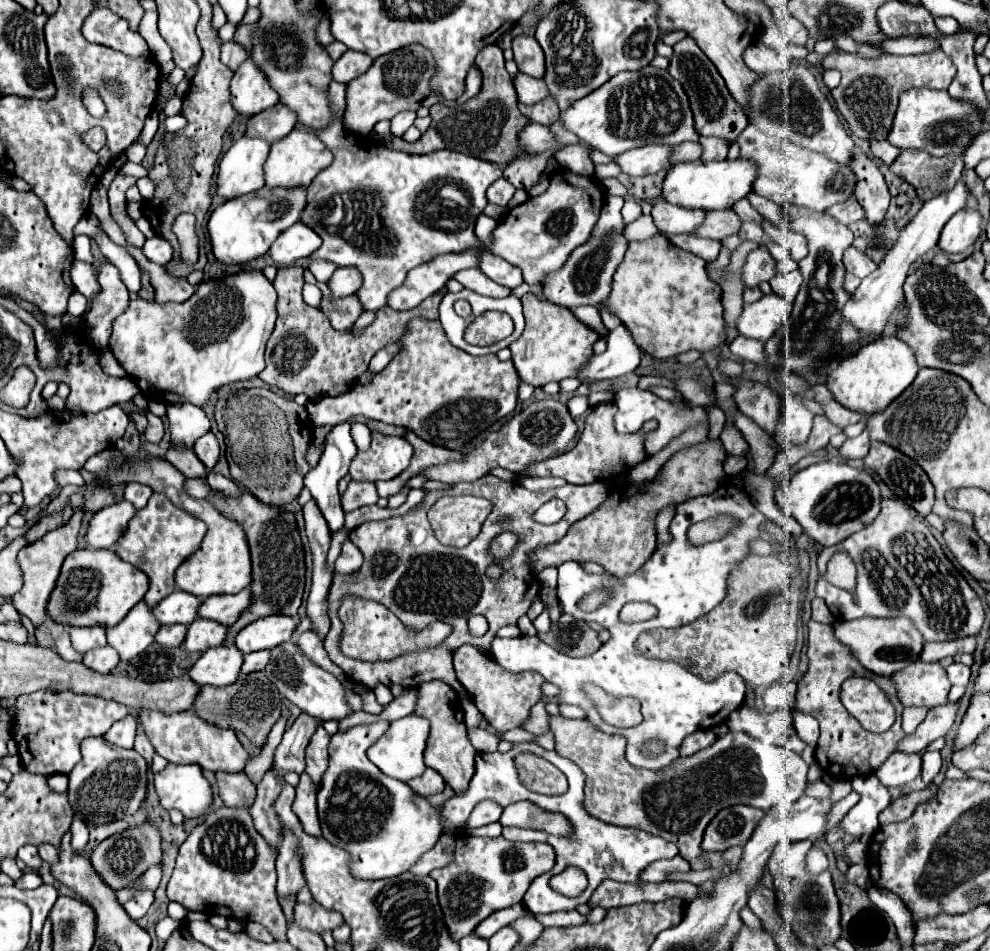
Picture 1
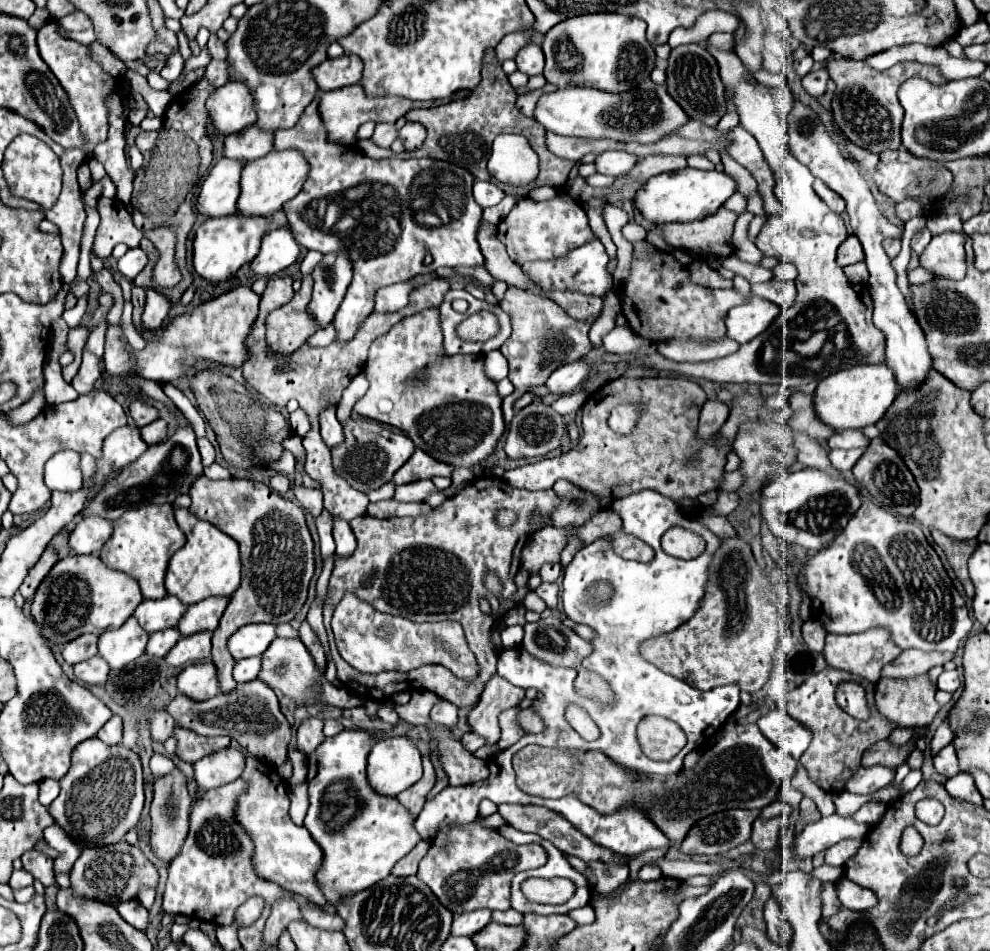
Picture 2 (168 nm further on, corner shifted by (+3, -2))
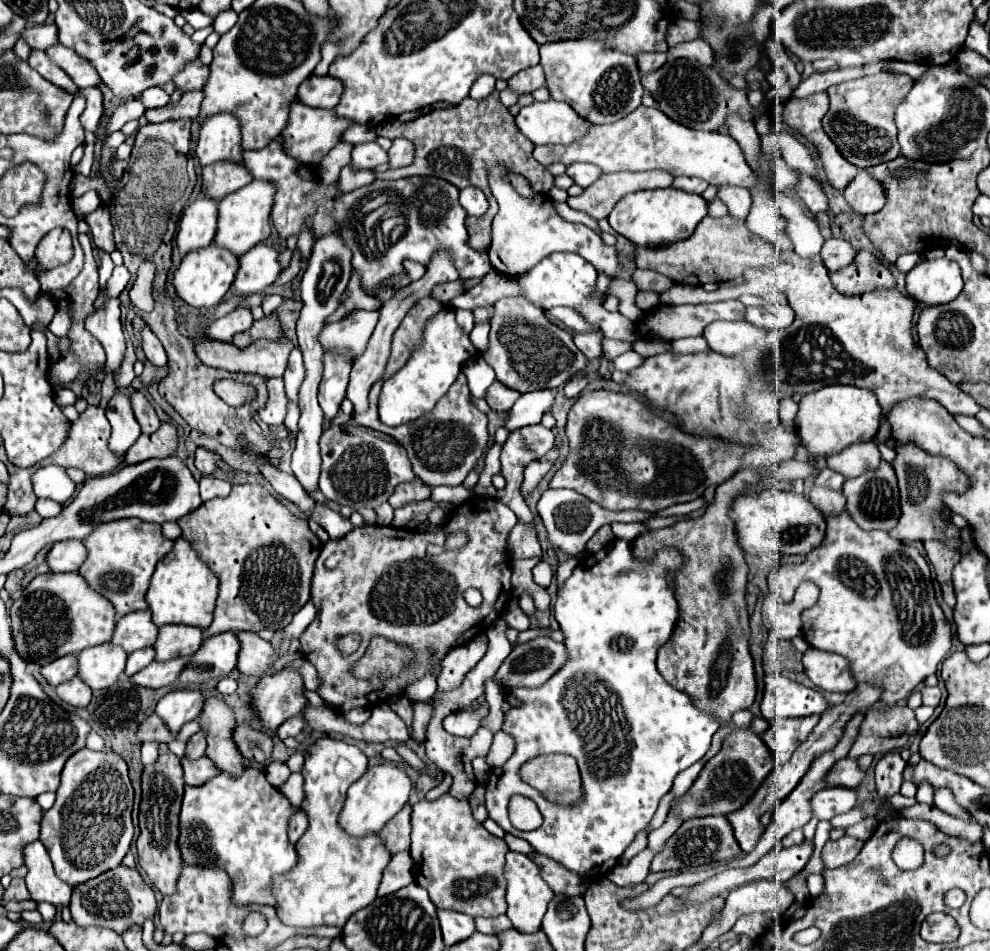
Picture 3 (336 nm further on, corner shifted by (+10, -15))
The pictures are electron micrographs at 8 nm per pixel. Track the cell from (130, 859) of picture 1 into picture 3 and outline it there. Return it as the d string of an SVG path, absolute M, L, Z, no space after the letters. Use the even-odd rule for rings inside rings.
M119 865L91 881L75 887L69 907L71 907L73 921L81 927L97 925L97 927L109 927L117 933L123 933L127 927L143 925L145 919L153 917L153 913L157 911L157 901L155 901L153 889L143 881L143 877L139 875L137 869Z

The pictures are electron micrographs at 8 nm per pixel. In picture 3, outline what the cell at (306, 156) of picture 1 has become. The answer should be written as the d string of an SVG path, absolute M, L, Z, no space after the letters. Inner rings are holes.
M251 181L247 187L241 187L239 191L233 191L219 203L219 227L215 235L215 245L225 247L233 251L235 255L247 253L257 243L265 241L271 233L271 207L275 201L275 185L269 181Z

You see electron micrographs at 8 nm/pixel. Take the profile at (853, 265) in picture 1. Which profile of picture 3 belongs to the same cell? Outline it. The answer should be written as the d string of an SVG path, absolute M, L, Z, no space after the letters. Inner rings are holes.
M827 239L823 249L821 249L821 257L825 267L829 269L829 273L835 273L843 267L847 267L847 263L851 263L851 259L855 259L857 251L851 247L851 243L843 241L843 239Z

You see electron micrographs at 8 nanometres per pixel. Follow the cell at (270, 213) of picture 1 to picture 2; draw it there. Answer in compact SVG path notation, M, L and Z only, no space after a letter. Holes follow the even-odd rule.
M232 214L230 218L212 218L206 220L194 236L192 244L192 264L198 276L202 276L208 282L224 282L230 276L238 272L240 266L250 262L258 250L260 240L268 230L268 218L242 218L238 214Z

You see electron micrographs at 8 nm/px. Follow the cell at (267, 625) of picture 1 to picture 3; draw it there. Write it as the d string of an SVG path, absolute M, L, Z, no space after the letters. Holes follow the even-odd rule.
M235 633L215 635L205 639L195 655L189 657L179 681L185 685L207 685L237 669L239 637Z

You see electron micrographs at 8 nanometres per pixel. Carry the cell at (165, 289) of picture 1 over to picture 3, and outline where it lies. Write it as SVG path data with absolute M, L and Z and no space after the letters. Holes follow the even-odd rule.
M147 325L141 329L141 347L145 351L145 357L155 367L163 367L167 363L167 355L165 355L165 349L163 349L161 341L155 337L155 333Z

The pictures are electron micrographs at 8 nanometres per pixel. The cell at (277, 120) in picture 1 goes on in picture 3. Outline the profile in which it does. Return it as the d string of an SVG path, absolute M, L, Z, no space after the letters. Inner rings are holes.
M243 161L239 163L213 163L203 169L203 191L205 195L221 201L231 191L253 181L253 175L247 173Z

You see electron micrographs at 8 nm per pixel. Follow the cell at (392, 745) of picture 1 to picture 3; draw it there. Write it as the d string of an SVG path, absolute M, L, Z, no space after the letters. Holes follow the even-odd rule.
M387 761L371 765L365 771L365 775L349 787L339 823L349 835L355 835L355 837L367 835L367 833L379 833L383 825L407 803L409 791L411 791L411 779L401 767Z

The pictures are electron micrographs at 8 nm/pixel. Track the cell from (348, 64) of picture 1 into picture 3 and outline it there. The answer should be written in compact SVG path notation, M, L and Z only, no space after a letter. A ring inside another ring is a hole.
M311 75L307 81L301 83L297 99L309 107L323 107L333 109L341 101L343 83L331 75Z

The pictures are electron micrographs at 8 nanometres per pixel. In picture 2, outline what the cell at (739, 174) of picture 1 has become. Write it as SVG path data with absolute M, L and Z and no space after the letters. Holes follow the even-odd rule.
M682 168L676 172L666 172L666 174L648 178L638 188L634 196L634 206L652 224L692 222L714 214L734 192L736 192L736 182L726 172L720 172L720 170L704 172L694 168Z

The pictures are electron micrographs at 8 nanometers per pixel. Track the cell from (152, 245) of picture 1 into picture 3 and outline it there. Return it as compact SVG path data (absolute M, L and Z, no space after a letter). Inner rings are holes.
M121 265L121 267L115 267L115 269L113 269L111 279L107 281L107 291L109 291L109 295L119 297L119 295L121 295L121 291L127 287L129 279L131 279L131 275L129 275L127 267L123 267L123 265Z

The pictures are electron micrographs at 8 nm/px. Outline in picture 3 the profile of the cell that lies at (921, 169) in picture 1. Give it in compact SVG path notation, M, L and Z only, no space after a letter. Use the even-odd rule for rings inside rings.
M861 169L857 177L849 183L849 187L843 191L847 203L861 215L871 215L883 209L883 203L887 203L887 195L883 193L883 183L873 179L871 173Z

